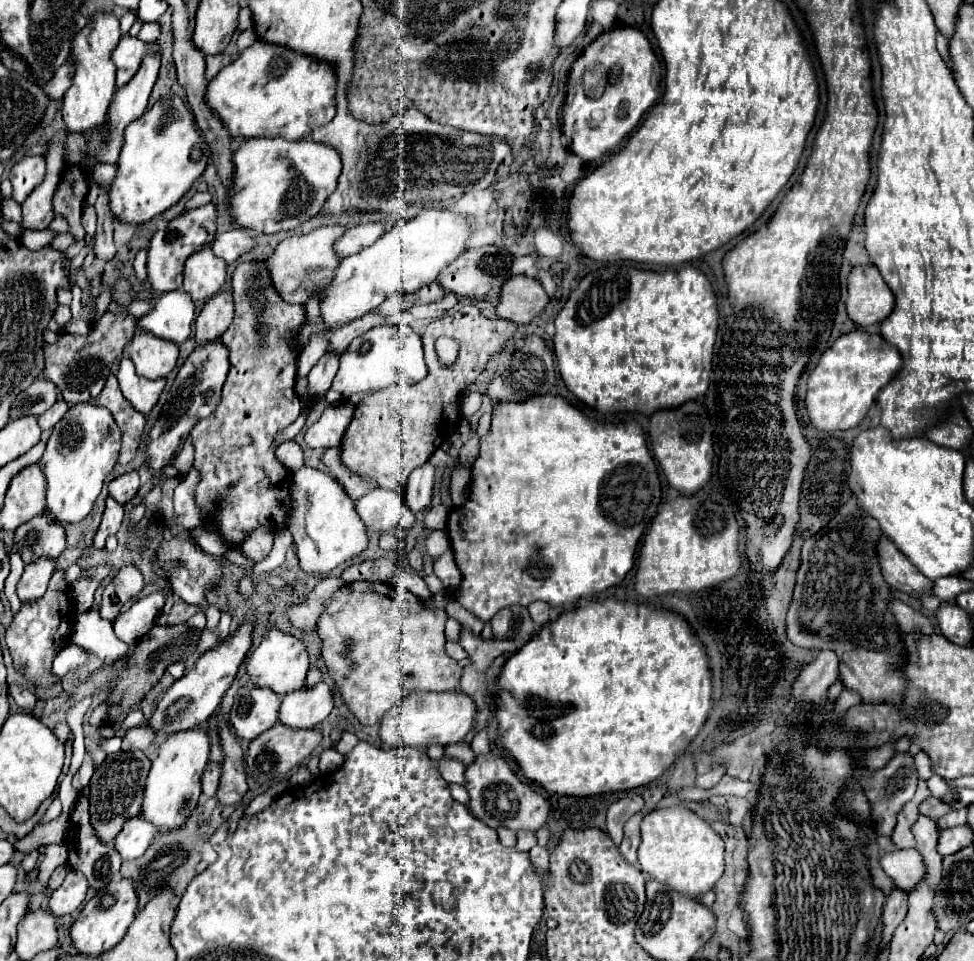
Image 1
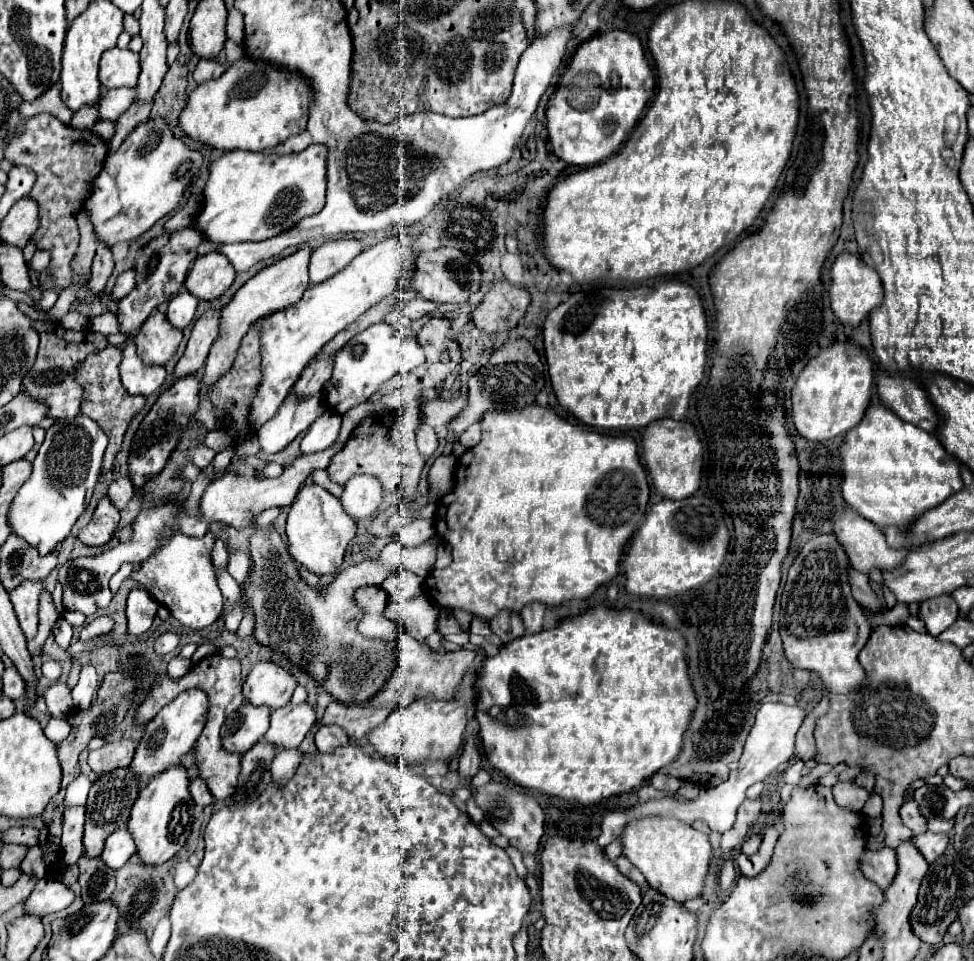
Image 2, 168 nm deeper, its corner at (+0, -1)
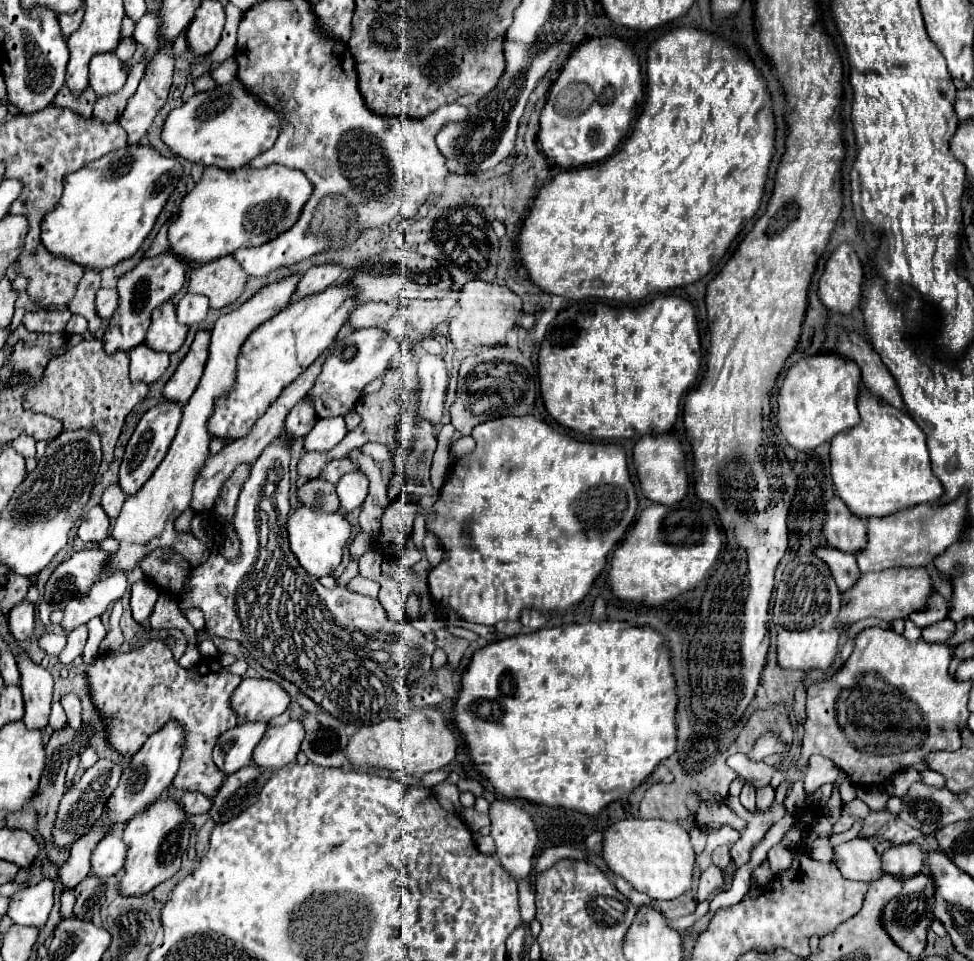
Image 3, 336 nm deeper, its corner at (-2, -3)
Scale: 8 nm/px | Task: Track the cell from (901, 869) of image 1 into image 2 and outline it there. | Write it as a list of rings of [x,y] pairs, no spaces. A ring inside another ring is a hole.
[[[883,847],[877,851],[867,849],[861,857],[861,871],[865,871],[867,879],[873,879],[883,891],[893,883],[897,875],[897,853],[895,849]]]

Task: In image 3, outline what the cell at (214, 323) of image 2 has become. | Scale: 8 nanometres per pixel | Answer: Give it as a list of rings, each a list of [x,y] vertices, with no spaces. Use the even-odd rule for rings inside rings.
[[[199,331],[195,335],[195,341],[189,349],[189,353],[185,355],[185,359],[179,363],[177,371],[173,373],[173,377],[165,383],[163,387],[163,397],[167,401],[175,401],[179,405],[185,405],[193,391],[197,389],[197,383],[203,375],[203,367],[207,361],[207,345],[209,345],[209,331]]]

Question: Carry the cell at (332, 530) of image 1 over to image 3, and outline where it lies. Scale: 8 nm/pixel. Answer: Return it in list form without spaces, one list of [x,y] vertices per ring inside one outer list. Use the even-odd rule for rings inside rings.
[[[299,507],[293,511],[293,515],[287,521],[287,533],[289,533],[289,547],[295,553],[299,565],[313,577],[323,577],[335,571],[335,567],[341,563],[343,545],[351,537],[351,525],[341,513],[325,513],[311,507]]]

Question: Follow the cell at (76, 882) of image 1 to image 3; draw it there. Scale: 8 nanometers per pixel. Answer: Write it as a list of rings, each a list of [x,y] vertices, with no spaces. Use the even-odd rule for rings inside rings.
[[[43,879],[37,885],[13,893],[9,897],[7,915],[17,925],[43,927],[47,923],[51,907],[53,907],[53,883],[49,879]]]

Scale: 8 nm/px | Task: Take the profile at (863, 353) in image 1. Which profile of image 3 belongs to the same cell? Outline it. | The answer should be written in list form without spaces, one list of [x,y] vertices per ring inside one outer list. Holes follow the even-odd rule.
[[[813,355],[789,367],[777,391],[777,427],[785,441],[797,451],[809,451],[831,441],[839,431],[859,423],[857,391],[861,385],[859,367],[841,355]]]

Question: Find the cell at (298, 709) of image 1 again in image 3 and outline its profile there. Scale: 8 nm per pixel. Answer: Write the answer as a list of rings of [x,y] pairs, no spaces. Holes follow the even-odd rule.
[[[289,721],[287,725],[281,727],[269,727],[253,751],[253,765],[261,767],[265,773],[273,773],[283,765],[295,761],[301,741],[303,741],[301,721]]]

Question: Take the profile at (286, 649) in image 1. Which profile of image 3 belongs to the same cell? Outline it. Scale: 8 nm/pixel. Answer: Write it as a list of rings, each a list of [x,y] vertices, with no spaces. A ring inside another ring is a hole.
[[[243,679],[231,695],[231,709],[243,721],[263,721],[281,715],[289,705],[289,695],[269,679]]]

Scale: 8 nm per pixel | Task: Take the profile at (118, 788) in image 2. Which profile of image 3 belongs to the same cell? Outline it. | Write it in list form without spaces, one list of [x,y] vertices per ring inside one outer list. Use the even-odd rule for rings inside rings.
[[[107,813],[105,817],[99,819],[99,825],[87,833],[87,837],[81,837],[79,841],[75,841],[75,845],[71,845],[71,855],[69,859],[59,867],[59,879],[63,883],[65,889],[75,889],[89,873],[91,863],[91,849],[101,841],[101,837],[107,833]]]

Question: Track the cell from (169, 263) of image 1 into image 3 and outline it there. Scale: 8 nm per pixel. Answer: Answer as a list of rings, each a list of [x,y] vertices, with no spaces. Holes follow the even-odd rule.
[[[163,253],[153,259],[141,259],[141,263],[135,269],[127,271],[117,283],[119,307],[113,313],[109,327],[103,333],[107,353],[117,353],[117,351],[127,353],[139,343],[143,343],[147,329],[151,325],[153,309],[159,307],[163,301],[169,301],[175,293],[179,293],[183,281],[185,281],[185,263],[173,253]]]

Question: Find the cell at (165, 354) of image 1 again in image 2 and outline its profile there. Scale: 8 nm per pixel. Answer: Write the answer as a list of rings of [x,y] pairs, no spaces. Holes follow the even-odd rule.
[[[153,311],[153,315],[135,335],[137,355],[145,365],[165,365],[175,355],[181,339],[183,333],[175,327],[169,327],[169,321],[163,313]]]

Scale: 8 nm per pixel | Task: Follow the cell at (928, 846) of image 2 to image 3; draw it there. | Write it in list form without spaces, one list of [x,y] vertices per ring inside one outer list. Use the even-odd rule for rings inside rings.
[[[915,843],[889,847],[881,855],[883,873],[889,873],[897,879],[915,877],[921,871],[923,863],[925,863],[925,851]]]

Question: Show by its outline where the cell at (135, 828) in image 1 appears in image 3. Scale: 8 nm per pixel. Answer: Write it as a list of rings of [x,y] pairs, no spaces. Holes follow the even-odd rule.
[[[107,833],[97,847],[93,849],[91,855],[91,873],[95,877],[111,877],[117,875],[123,869],[123,861],[125,861],[125,845],[119,837],[119,833]]]

